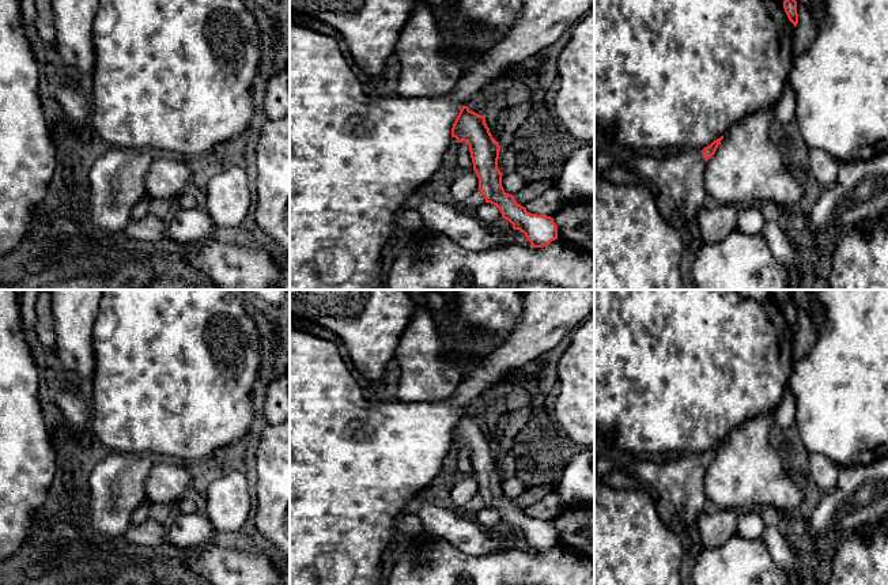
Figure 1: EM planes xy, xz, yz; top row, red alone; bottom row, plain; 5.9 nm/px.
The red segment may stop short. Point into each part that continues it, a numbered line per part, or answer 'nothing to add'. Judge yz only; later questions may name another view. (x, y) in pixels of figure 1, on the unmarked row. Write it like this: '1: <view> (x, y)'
1: yz (680, 479)

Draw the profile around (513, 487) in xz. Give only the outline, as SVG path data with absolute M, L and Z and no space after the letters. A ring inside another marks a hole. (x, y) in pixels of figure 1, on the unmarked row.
M515 476L514 478L503 478L503 480L502 480L502 491L503 491L505 497L509 499L514 501L521 494L524 494L526 490L528 488L526 488L525 483Z

